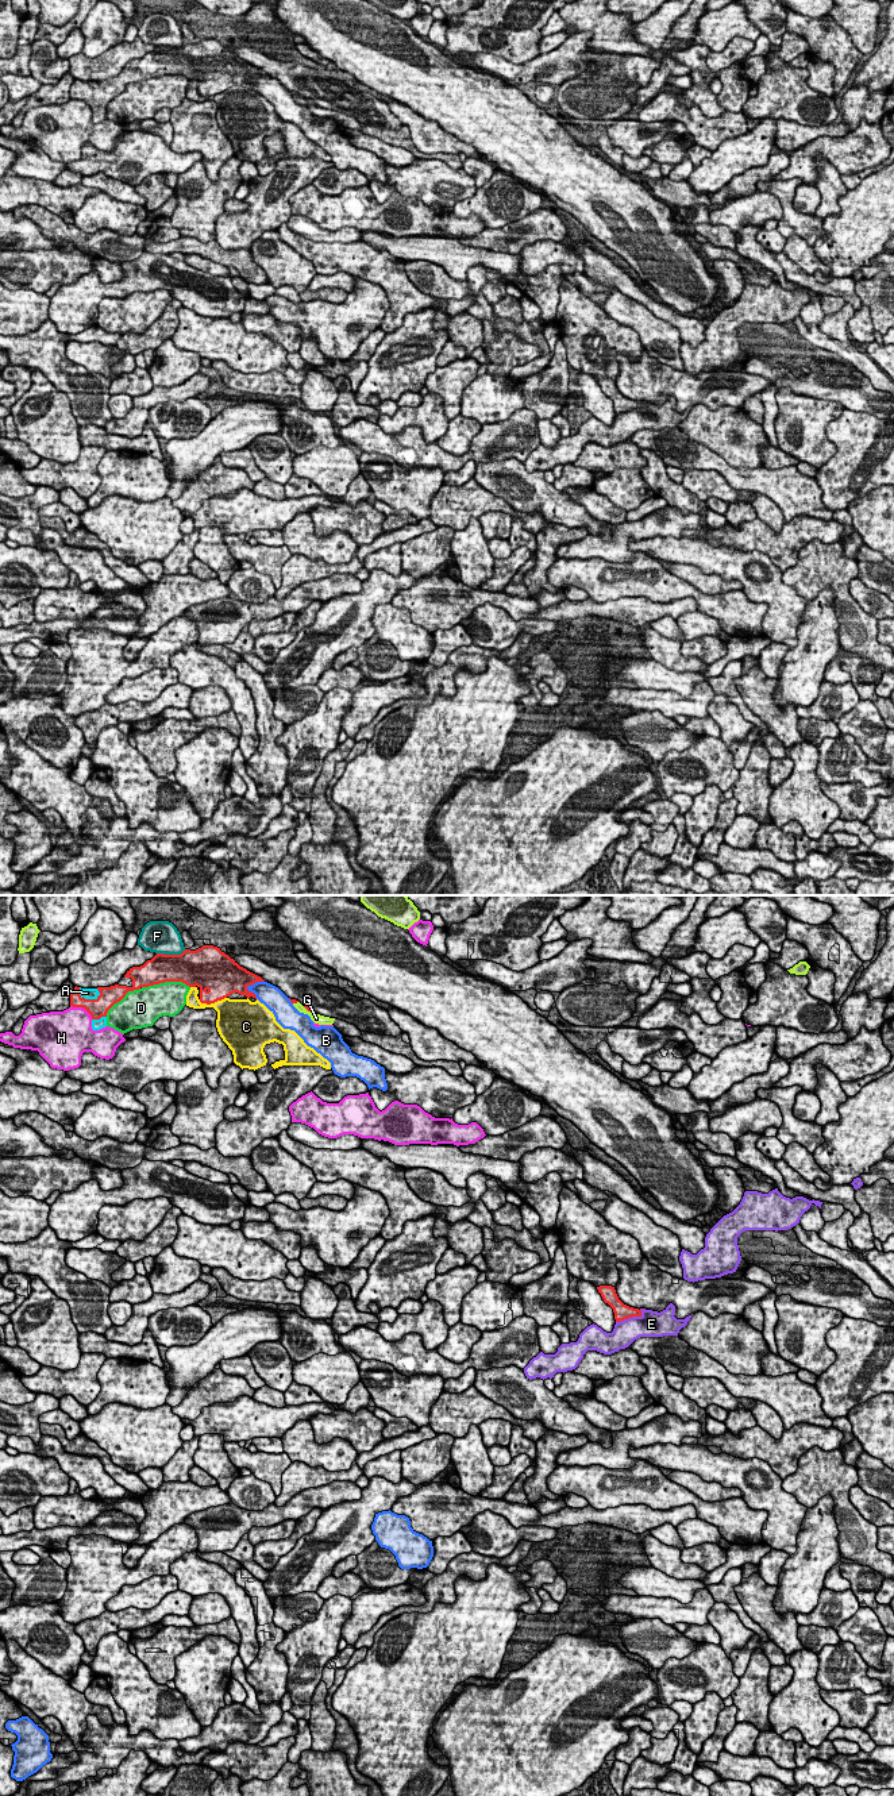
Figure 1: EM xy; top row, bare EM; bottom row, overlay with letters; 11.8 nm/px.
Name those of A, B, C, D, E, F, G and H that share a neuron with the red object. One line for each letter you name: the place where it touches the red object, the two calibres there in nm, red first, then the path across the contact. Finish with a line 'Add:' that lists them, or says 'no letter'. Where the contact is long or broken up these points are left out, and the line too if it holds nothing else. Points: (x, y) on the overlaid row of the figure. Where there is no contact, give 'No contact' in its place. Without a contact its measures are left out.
A: Touches red at xy (87, 999). Thickness 240 nm (red) against 130 nm
Add: A

